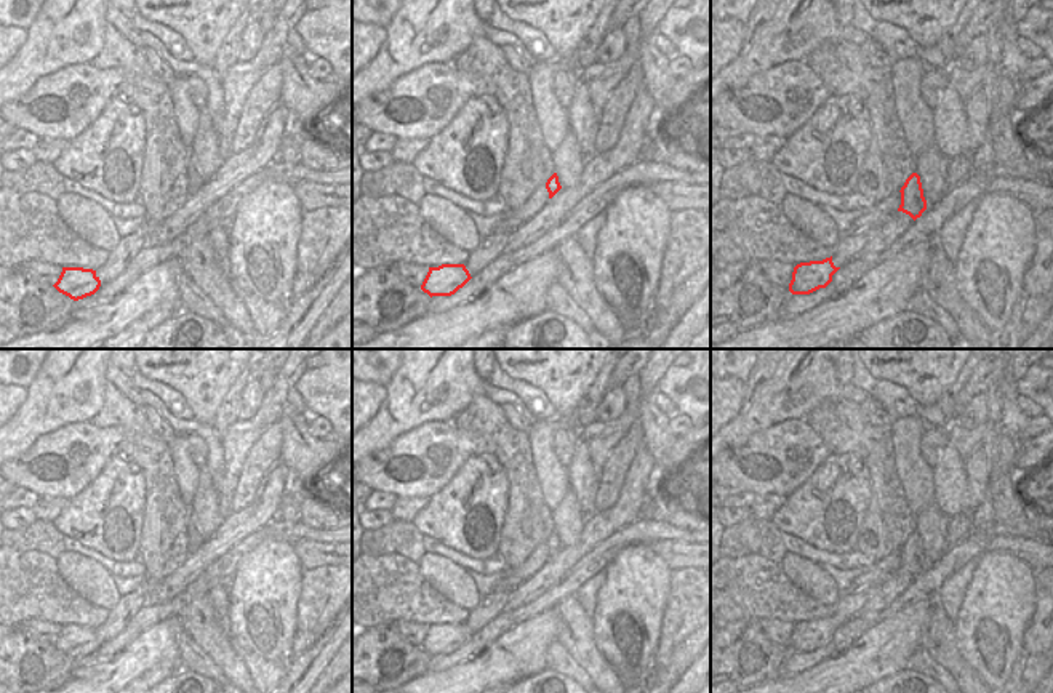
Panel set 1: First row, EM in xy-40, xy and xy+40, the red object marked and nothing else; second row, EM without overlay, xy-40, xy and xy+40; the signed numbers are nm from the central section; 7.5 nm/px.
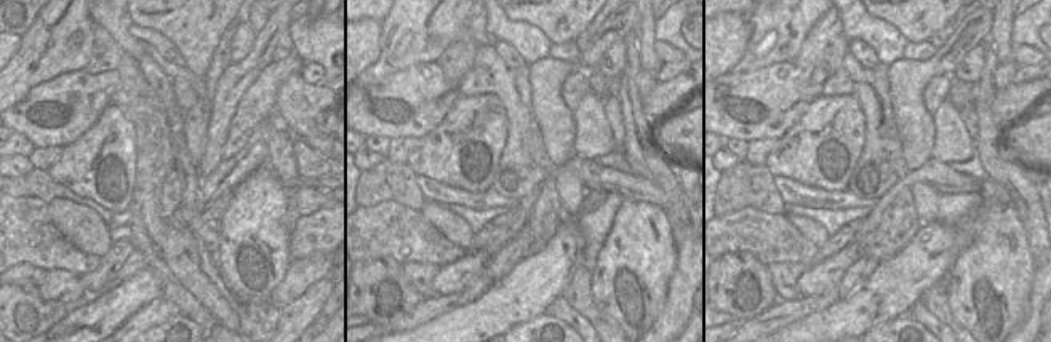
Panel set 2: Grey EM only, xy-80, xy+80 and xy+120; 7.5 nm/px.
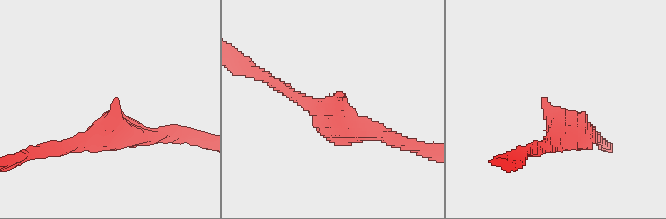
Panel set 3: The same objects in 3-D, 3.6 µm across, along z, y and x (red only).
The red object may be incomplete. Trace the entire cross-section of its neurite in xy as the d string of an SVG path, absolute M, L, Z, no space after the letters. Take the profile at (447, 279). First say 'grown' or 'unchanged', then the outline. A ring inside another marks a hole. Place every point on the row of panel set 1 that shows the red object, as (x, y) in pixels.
unchanged; M442 264L438 267L429 267L429 272L421 285L421 290L432 296L451 296L462 288L470 274L464 264Z

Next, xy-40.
unchanged; M62 267L53 286L70 299L78 301L94 294L101 286L101 280L93 269Z

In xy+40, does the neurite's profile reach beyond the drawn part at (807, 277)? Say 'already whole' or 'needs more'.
already whole

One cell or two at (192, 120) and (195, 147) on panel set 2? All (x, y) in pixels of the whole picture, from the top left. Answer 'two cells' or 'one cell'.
one cell

